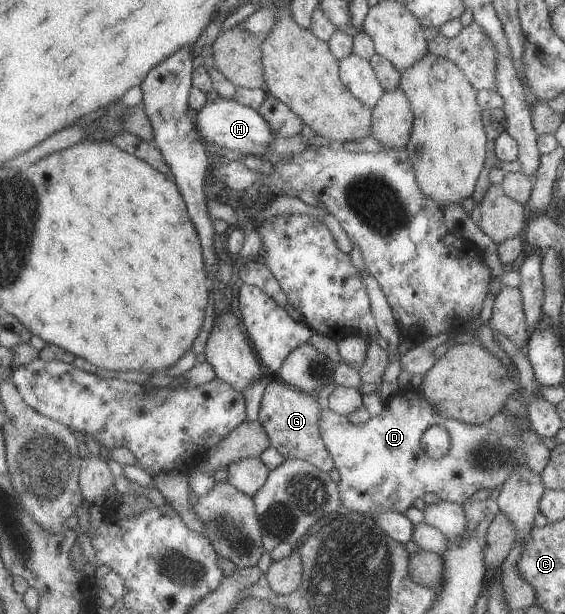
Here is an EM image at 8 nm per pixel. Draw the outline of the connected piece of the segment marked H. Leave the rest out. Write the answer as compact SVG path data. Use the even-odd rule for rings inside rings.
M220 96L209 103L205 103L196 112L193 123L199 137L204 142L209 142L222 149L233 150L236 153L248 153L249 151L258 157L266 152L270 153L270 151L266 151L266 146L275 137L264 118L261 118L255 109L240 105L234 99L221 98Z

